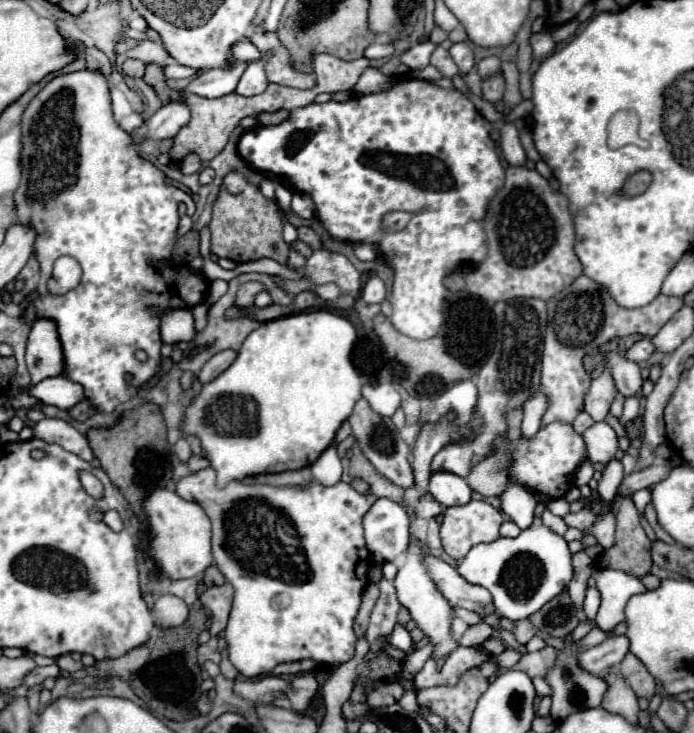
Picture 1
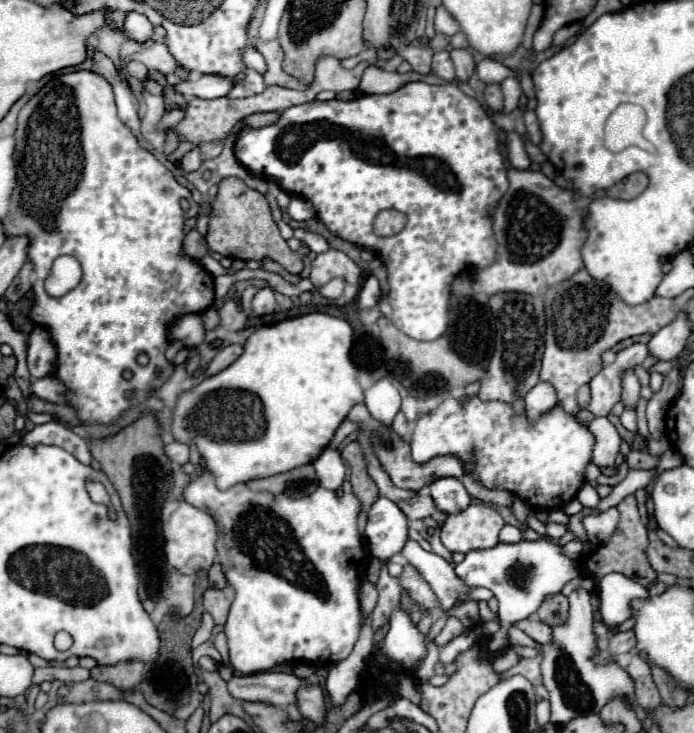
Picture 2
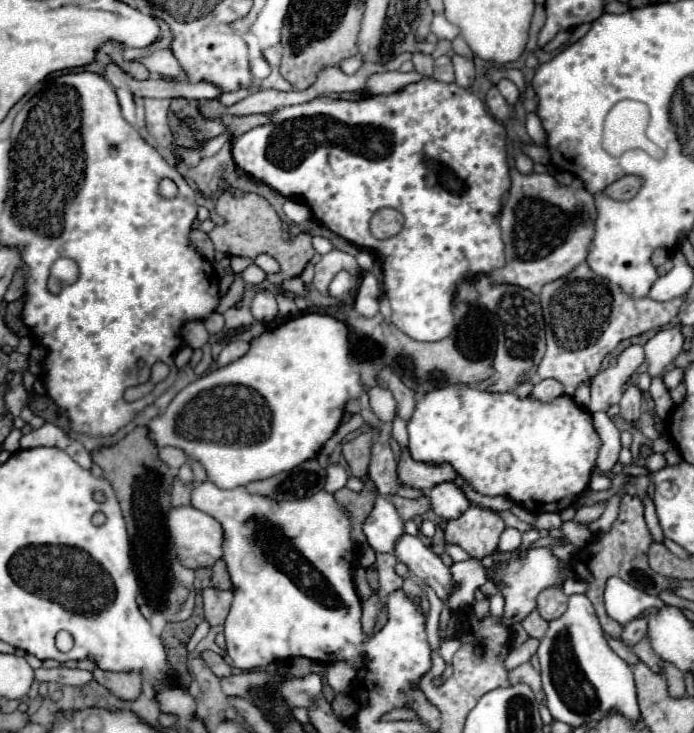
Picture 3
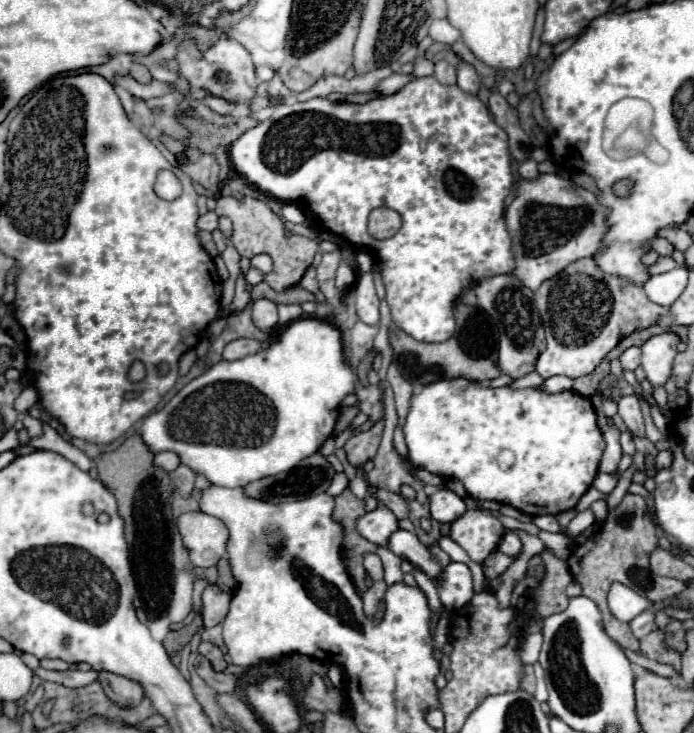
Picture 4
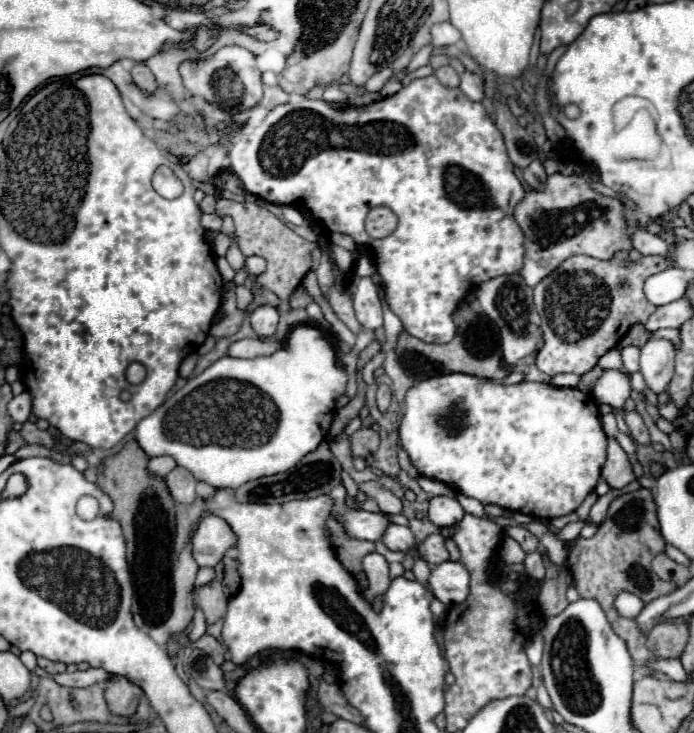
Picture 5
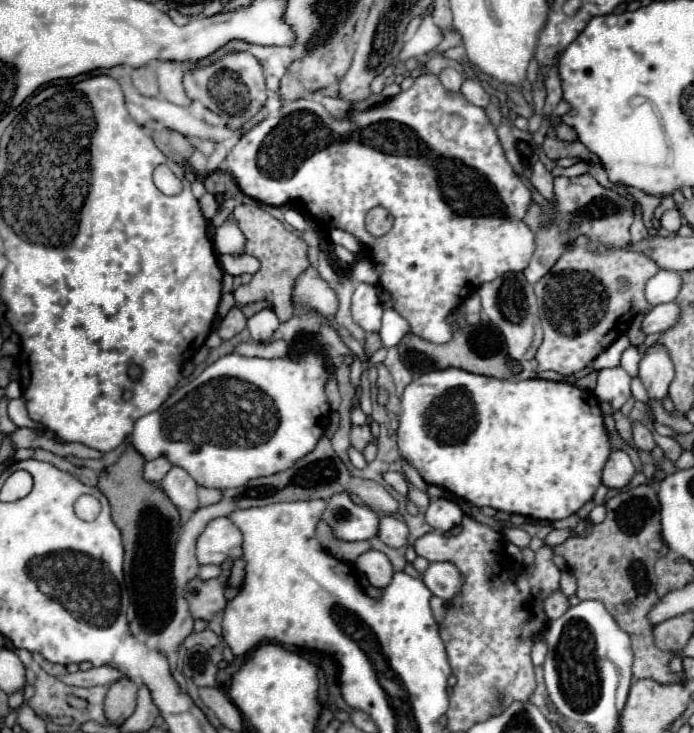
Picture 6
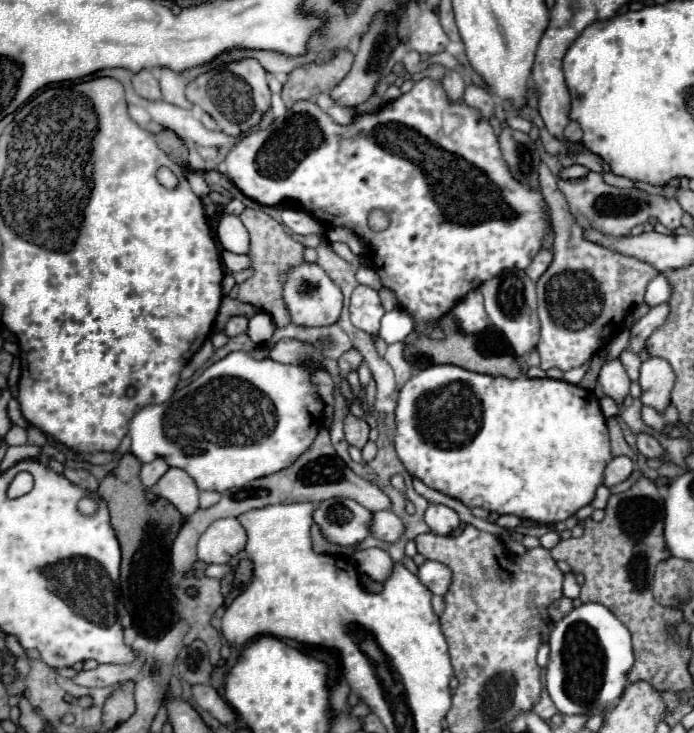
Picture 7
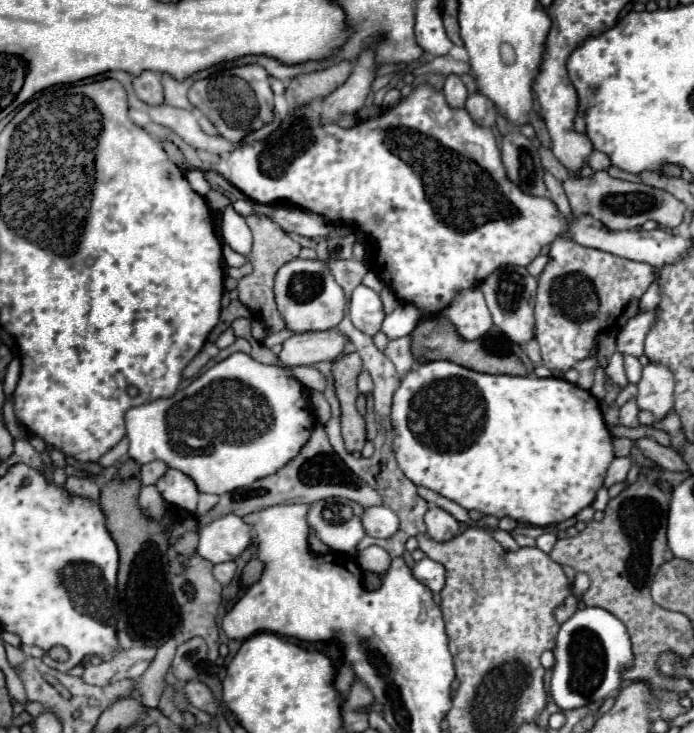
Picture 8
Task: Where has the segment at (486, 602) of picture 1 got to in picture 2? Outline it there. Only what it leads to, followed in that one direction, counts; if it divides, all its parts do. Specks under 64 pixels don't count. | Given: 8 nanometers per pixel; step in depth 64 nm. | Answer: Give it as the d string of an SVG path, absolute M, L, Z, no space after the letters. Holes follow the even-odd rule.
M408 540L402 554L406 560L424 574L424 580L432 586L436 596L440 598L444 610L450 610L456 602L470 600L490 600L492 592L488 588L468 588L454 572L454 566L434 552L422 550L416 542Z

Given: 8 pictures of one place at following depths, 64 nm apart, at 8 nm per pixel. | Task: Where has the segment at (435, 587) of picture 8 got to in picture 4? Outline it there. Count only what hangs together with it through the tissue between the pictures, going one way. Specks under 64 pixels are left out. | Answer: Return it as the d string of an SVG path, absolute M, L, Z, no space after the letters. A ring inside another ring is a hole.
M450 562L442 572L440 584L436 582L436 588L438 588L440 600L448 612L466 606L474 596L470 568L462 562Z

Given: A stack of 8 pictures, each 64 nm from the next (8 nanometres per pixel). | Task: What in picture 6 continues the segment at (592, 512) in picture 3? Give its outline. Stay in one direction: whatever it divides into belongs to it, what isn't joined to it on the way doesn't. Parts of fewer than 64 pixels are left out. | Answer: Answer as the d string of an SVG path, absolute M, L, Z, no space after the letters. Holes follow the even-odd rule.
M564 528L564 530L552 530L548 536L546 536L546 544L548 546L560 546L560 544L564 544L570 536L574 534L574 530L572 528Z

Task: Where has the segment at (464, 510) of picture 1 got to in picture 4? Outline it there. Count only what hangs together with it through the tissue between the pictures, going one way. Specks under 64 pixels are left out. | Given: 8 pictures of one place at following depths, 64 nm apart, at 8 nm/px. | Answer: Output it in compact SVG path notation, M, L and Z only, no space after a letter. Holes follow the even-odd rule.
M470 508L450 526L450 538L458 542L478 564L482 564L484 558L496 550L502 532L504 526L500 520L492 512L480 508Z

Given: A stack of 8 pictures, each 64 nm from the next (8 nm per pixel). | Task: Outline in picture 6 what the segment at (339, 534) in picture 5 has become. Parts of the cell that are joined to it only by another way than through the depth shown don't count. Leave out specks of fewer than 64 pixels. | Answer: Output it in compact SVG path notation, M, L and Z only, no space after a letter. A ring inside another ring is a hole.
M320 522L320 526L316 528L316 536L320 538L322 546L332 554L336 556L338 560L342 562L348 562L348 564L356 564L358 556L368 552L372 546L370 542L346 542L346 540L340 540L332 534L332 528L326 524L326 522Z

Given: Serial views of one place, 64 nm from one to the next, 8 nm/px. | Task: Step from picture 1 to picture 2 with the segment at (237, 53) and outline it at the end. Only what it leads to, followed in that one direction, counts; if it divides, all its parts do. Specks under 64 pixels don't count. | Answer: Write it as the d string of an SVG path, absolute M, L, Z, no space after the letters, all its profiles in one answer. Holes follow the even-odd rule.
M246 48L242 54L242 59L247 68L256 69L262 75L265 73L265 60L262 54L254 50L254 48ZM263 67L264 72L262 72Z

